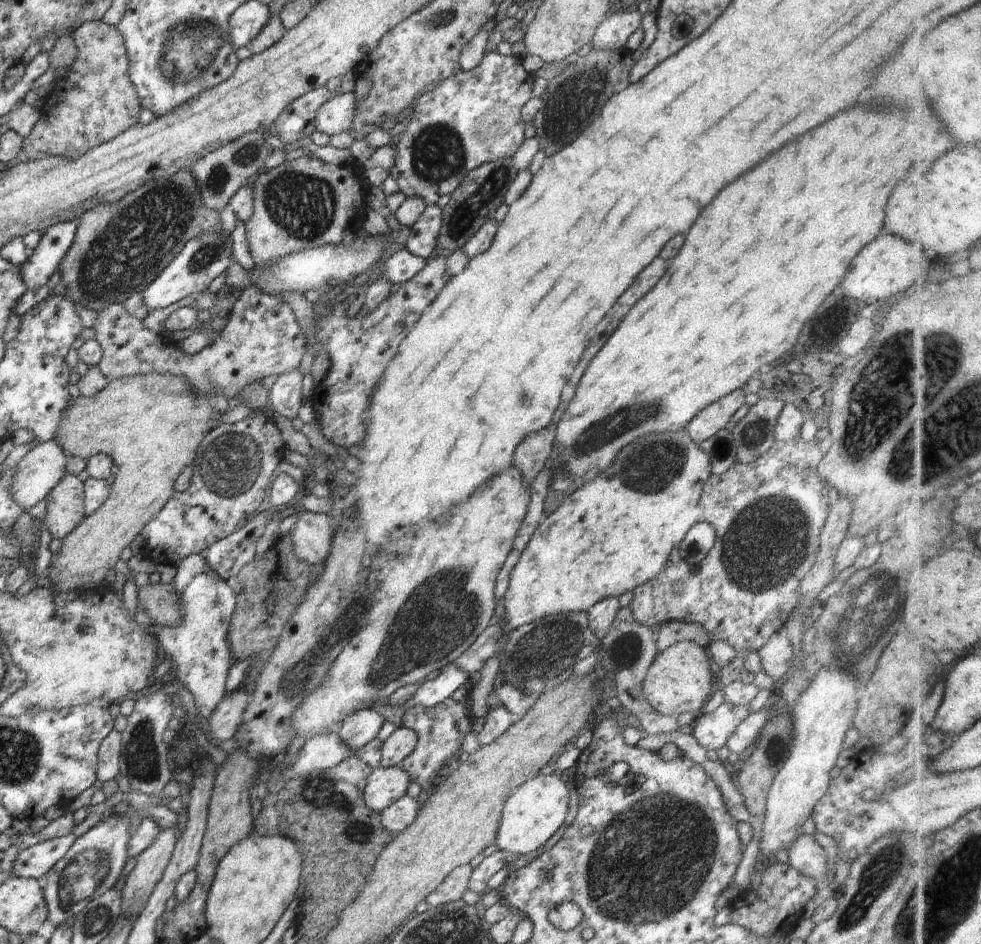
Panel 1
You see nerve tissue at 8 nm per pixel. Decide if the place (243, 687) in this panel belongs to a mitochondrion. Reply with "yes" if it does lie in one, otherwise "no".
no

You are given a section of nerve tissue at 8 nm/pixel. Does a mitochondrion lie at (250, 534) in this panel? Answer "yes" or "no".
no

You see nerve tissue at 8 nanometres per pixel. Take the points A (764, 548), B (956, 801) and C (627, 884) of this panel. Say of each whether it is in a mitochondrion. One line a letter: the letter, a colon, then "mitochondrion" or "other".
A: mitochondrion
B: other
C: mitochondrion

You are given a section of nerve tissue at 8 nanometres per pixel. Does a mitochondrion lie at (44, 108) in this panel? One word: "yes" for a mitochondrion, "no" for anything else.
no

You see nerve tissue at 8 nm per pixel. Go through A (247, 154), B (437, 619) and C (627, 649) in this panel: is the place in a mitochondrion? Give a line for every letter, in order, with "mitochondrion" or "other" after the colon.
A: mitochondrion
B: mitochondrion
C: mitochondrion

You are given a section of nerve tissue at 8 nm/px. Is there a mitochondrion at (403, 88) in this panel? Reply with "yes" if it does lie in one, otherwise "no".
no

